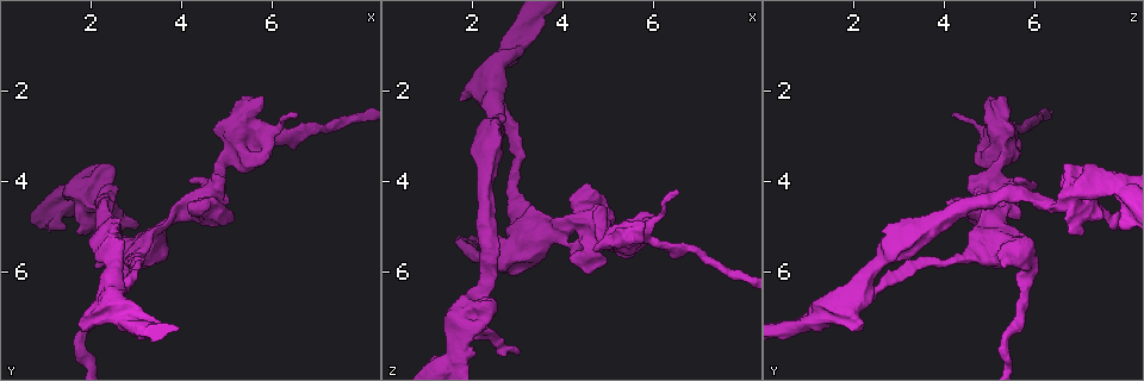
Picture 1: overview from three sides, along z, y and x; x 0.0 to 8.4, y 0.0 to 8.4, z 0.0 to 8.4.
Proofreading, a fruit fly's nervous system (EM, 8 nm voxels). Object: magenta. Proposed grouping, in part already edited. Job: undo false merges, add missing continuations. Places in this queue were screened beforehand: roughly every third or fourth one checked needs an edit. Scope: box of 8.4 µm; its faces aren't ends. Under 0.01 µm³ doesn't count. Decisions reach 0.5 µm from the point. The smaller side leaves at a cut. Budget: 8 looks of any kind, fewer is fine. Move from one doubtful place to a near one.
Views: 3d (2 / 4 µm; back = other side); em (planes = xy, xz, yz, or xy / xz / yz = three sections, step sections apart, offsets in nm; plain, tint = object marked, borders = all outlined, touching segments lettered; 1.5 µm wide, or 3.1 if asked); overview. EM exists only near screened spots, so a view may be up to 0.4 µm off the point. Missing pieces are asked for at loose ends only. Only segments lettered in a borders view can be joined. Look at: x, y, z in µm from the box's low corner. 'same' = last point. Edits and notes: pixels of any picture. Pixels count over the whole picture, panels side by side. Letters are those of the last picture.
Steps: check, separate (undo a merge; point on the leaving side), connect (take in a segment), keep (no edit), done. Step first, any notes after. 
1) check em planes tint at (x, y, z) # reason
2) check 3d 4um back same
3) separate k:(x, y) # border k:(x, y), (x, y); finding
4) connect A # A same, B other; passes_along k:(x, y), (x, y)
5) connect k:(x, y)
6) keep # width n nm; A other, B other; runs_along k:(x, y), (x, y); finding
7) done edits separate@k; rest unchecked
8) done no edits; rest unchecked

check 3d 2um at (4.25, 4.80, 5.65) # free end

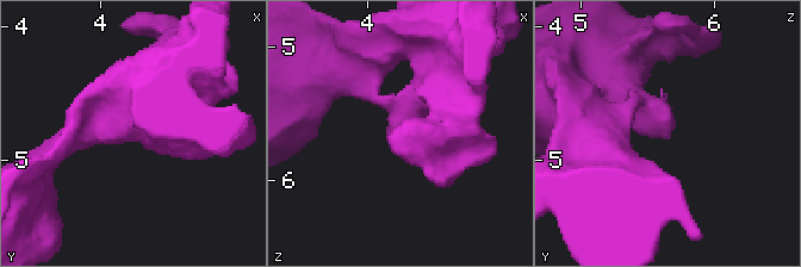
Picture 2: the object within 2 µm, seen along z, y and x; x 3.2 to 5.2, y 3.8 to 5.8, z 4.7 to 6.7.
check em xy step 8 tint same

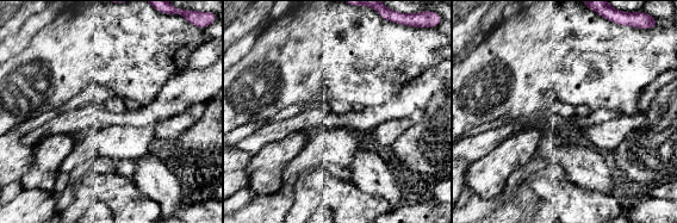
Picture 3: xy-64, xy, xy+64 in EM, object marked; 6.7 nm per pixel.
check em planes borders same # another direction

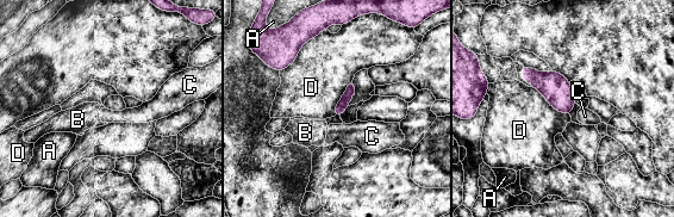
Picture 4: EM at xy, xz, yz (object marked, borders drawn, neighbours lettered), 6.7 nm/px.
keep # longest_contact D 400 nm; A other, B other, C other, D other; no lettered segment goes on from it

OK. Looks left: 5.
check 3d 2um at (4.70, 2.85, 5.45) # thick end

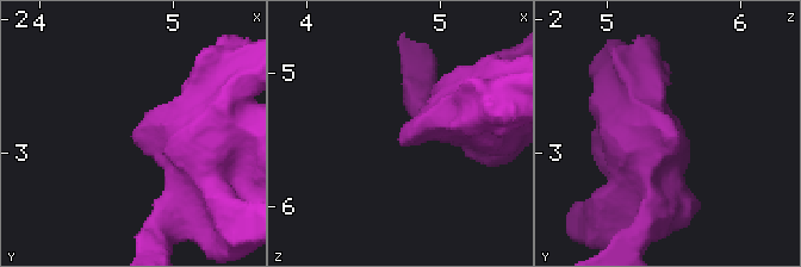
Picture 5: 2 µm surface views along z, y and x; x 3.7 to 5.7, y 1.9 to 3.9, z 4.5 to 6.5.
check em xz step 8 borders at (4.66, 2.86, 5.50)

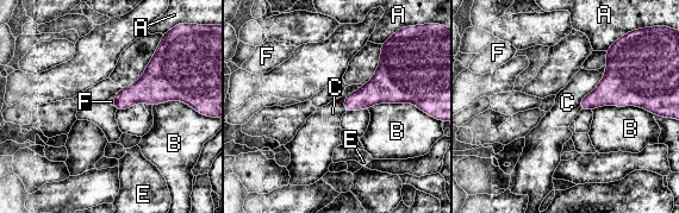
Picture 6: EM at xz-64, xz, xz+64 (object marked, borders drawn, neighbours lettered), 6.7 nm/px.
check em planes borders same

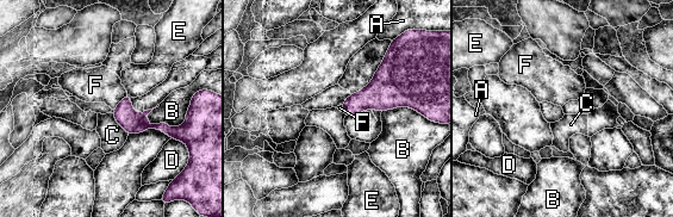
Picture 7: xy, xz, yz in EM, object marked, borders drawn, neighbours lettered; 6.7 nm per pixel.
keep # A other, B other, C other, D other, E other, F other; runs_along 7:(116, 111), (175, 136); none of them fits

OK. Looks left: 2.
check 3d 4um at (1.70, 7.10, 2.25) # an open end

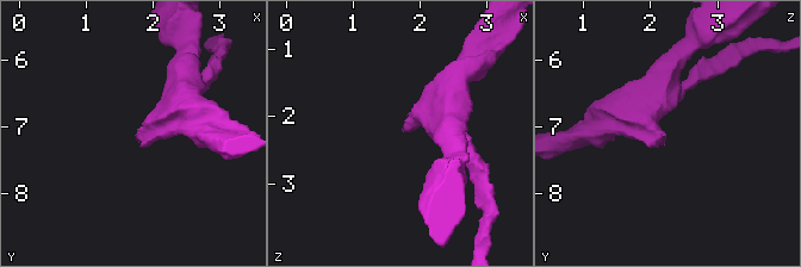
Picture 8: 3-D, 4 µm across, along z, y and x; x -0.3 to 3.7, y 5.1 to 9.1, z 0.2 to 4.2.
check em planes borders at (1.75, 7.10, 2.20)

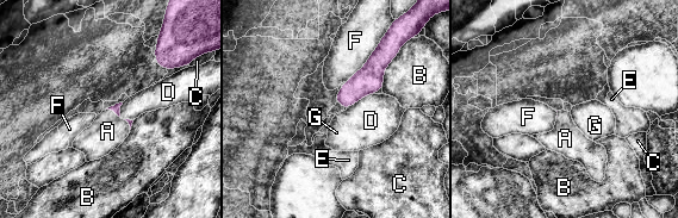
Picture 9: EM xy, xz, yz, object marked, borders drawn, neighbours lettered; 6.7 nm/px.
connect A # longest_contact F 380 nm; A same, B other, C other, D other, E other, F other, G other; passes_along 9:(116, 108), (113, 111), (107, 131); it goes on there

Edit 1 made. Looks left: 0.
done edits connect@9; rest unchecked

